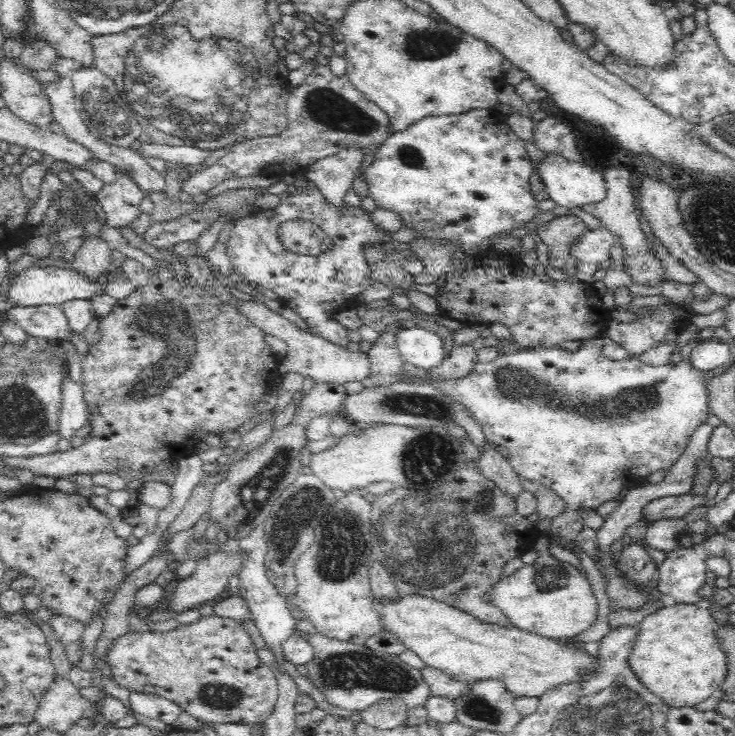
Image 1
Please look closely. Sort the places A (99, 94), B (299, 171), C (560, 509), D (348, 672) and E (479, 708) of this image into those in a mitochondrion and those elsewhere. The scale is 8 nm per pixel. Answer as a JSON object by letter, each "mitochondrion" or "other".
{"A":"mitochondrion","B":"other","C":"other","D":"mitochondrion","E":"mitochondrion"}

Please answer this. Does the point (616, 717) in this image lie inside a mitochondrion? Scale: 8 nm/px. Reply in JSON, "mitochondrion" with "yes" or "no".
{"mitochondrion":"yes"}

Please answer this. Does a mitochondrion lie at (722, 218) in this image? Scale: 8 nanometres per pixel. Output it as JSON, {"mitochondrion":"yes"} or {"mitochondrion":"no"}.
{"mitochondrion":"yes"}

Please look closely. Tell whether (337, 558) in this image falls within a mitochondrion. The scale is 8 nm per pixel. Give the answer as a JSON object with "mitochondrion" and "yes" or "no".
{"mitochondrion":"yes"}

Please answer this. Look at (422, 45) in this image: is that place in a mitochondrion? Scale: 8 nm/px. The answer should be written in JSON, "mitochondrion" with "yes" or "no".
{"mitochondrion":"yes"}

